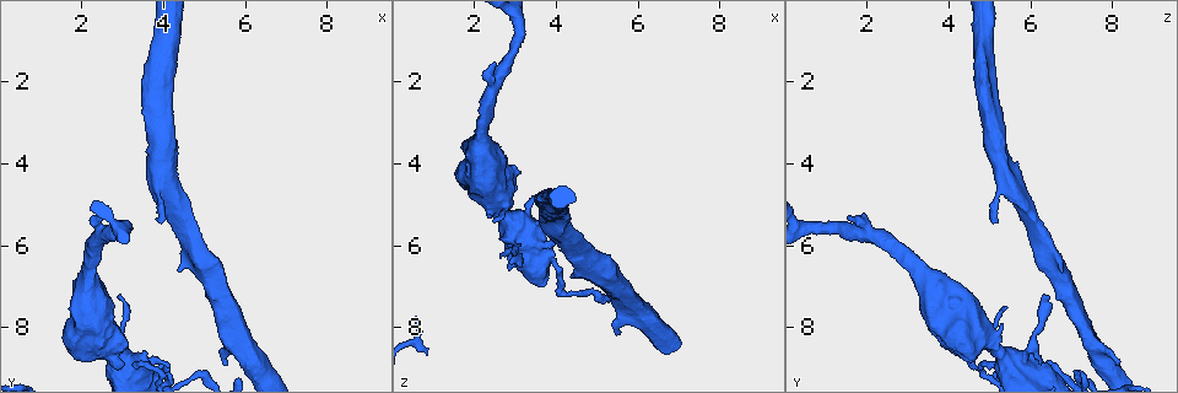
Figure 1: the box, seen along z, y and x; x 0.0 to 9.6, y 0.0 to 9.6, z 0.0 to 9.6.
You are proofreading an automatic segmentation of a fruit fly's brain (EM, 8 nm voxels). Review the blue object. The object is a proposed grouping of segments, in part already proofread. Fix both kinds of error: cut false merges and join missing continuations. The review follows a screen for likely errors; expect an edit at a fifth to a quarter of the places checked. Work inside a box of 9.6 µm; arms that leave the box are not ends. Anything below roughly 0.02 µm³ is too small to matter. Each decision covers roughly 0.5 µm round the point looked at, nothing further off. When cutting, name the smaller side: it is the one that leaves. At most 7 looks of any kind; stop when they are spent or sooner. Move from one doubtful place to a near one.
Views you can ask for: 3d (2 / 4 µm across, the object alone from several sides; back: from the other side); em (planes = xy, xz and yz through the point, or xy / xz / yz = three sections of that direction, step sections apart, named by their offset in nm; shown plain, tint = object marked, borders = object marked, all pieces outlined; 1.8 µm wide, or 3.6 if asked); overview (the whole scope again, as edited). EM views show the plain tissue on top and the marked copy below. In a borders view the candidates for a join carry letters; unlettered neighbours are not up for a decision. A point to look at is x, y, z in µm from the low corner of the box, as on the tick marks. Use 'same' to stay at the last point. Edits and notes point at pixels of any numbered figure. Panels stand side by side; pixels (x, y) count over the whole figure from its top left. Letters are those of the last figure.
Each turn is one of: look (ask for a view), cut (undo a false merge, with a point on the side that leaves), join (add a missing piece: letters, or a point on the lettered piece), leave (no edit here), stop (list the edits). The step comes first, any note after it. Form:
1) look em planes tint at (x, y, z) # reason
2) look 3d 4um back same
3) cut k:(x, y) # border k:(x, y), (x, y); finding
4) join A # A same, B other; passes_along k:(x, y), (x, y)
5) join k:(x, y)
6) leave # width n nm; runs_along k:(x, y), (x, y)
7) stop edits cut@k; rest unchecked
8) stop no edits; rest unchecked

look em planes borders at (5.55, 8.90, 8.10) # an open end

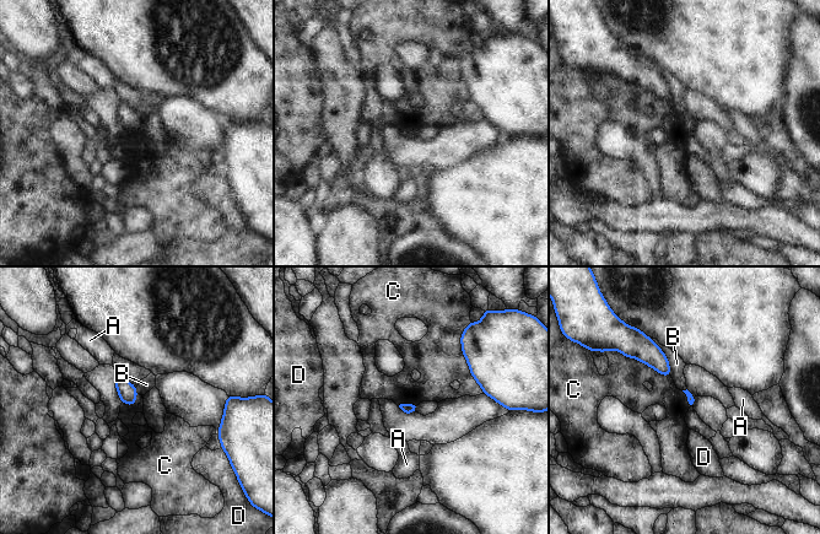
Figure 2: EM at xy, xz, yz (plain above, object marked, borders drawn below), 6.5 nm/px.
leave # A other, B other, C other, D other; border 2:(460, 334), (460, 351), (484, 393); none of them fits

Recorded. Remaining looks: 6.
look em xy step 16 borders at (4.35, 6.65, 6.75) # free end

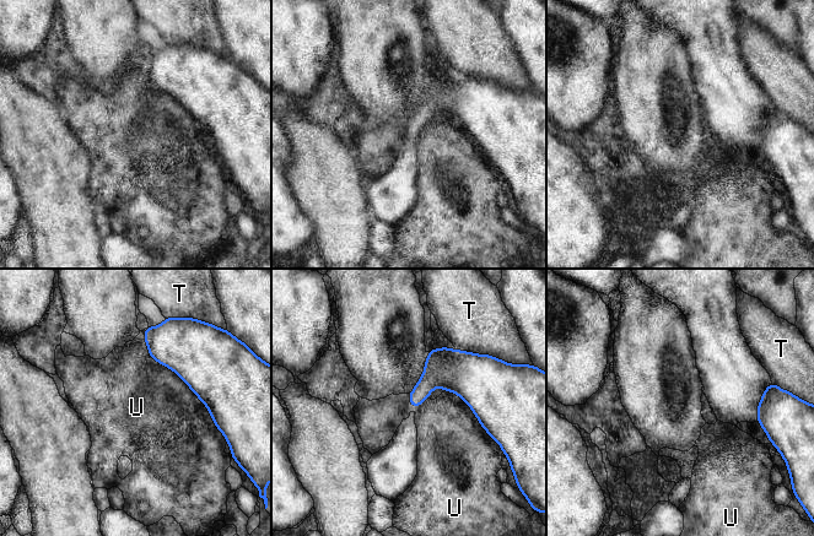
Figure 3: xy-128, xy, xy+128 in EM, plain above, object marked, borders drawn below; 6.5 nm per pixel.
look em planes borders same # another direction

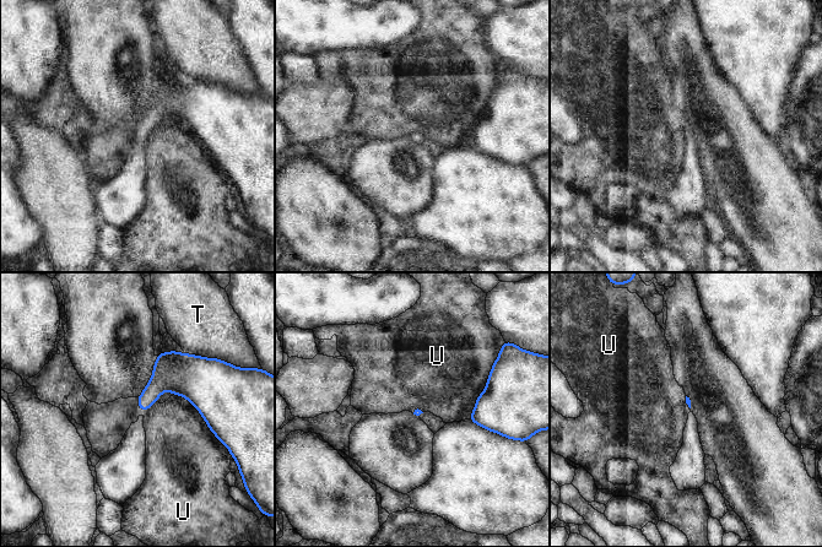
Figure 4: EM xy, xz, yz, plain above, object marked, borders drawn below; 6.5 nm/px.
leave # longest_contact U 420 nm; T other, U other; no lettered piece goes on from it

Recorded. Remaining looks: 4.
look 3d 4um at (3.15, 9.05, 5.75) # abrupt turn

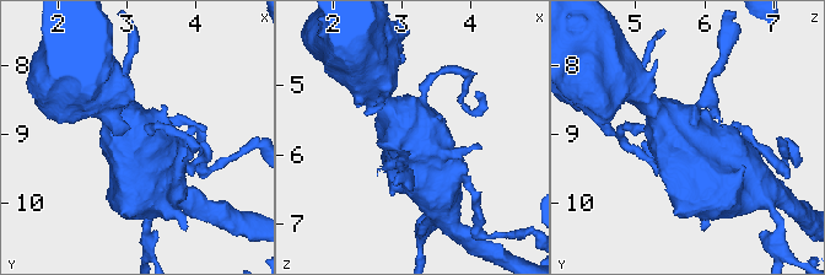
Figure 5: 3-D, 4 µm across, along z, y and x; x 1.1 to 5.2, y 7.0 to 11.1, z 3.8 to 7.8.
look em 3.6um yz step 8 tint at (3.20, 9.05, 5.75) # shape alone is not enough

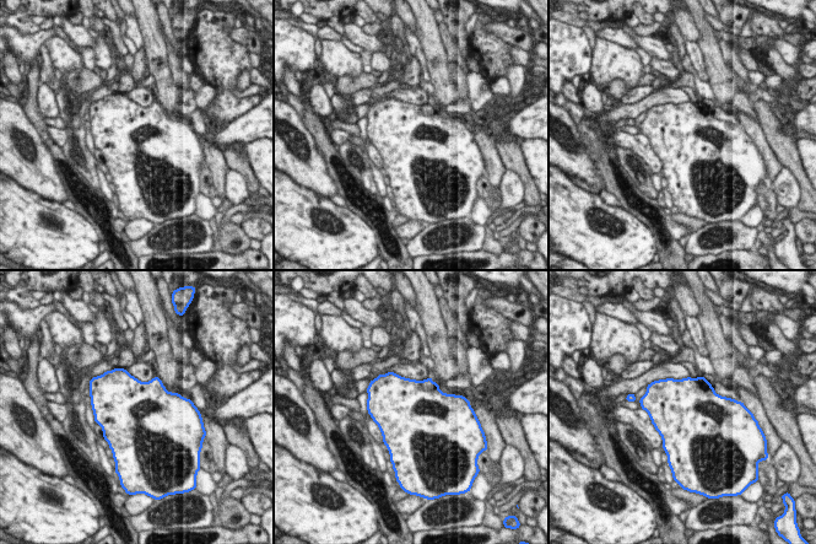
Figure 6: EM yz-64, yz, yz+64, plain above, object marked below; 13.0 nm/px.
look em 3.6um yz step 8 borders same # see the neighbours

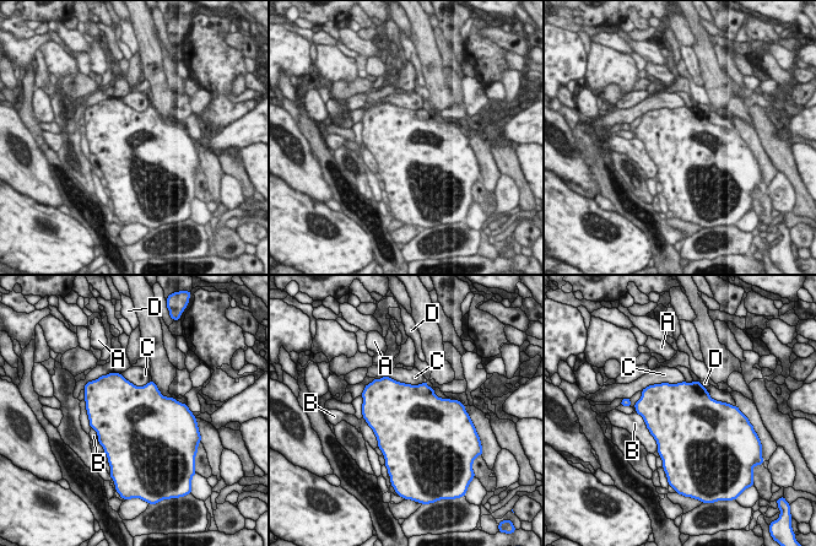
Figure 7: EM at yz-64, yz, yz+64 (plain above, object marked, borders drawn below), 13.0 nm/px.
leave # A other, B other, C other, D other; all the same neuron

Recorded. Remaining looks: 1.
stop no edits; rest unchecked

